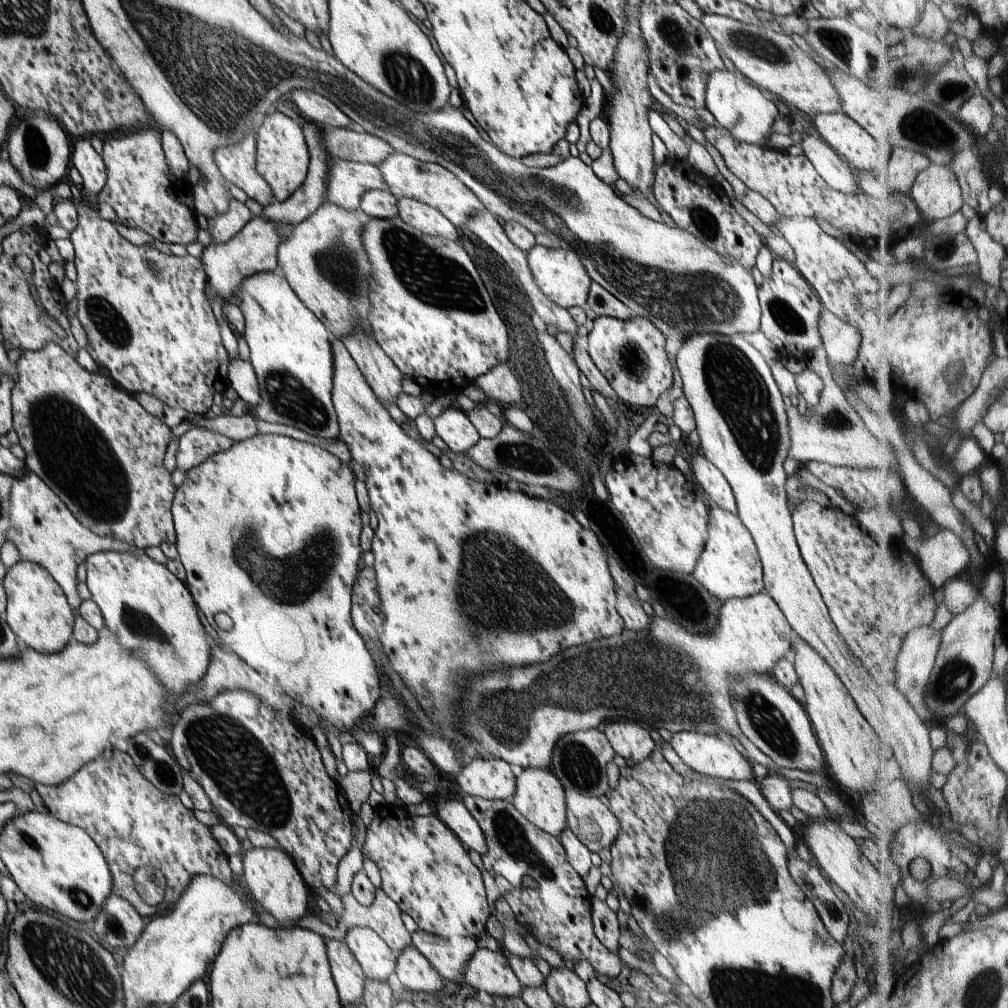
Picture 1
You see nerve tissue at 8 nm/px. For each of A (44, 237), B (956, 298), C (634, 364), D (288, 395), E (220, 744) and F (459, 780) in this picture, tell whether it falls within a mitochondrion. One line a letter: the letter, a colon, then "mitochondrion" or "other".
A: other
B: other
C: mitochondrion
D: mitochondrion
E: mitochondrion
F: other

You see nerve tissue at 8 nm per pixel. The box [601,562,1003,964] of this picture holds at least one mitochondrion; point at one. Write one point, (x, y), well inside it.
(770, 723)

